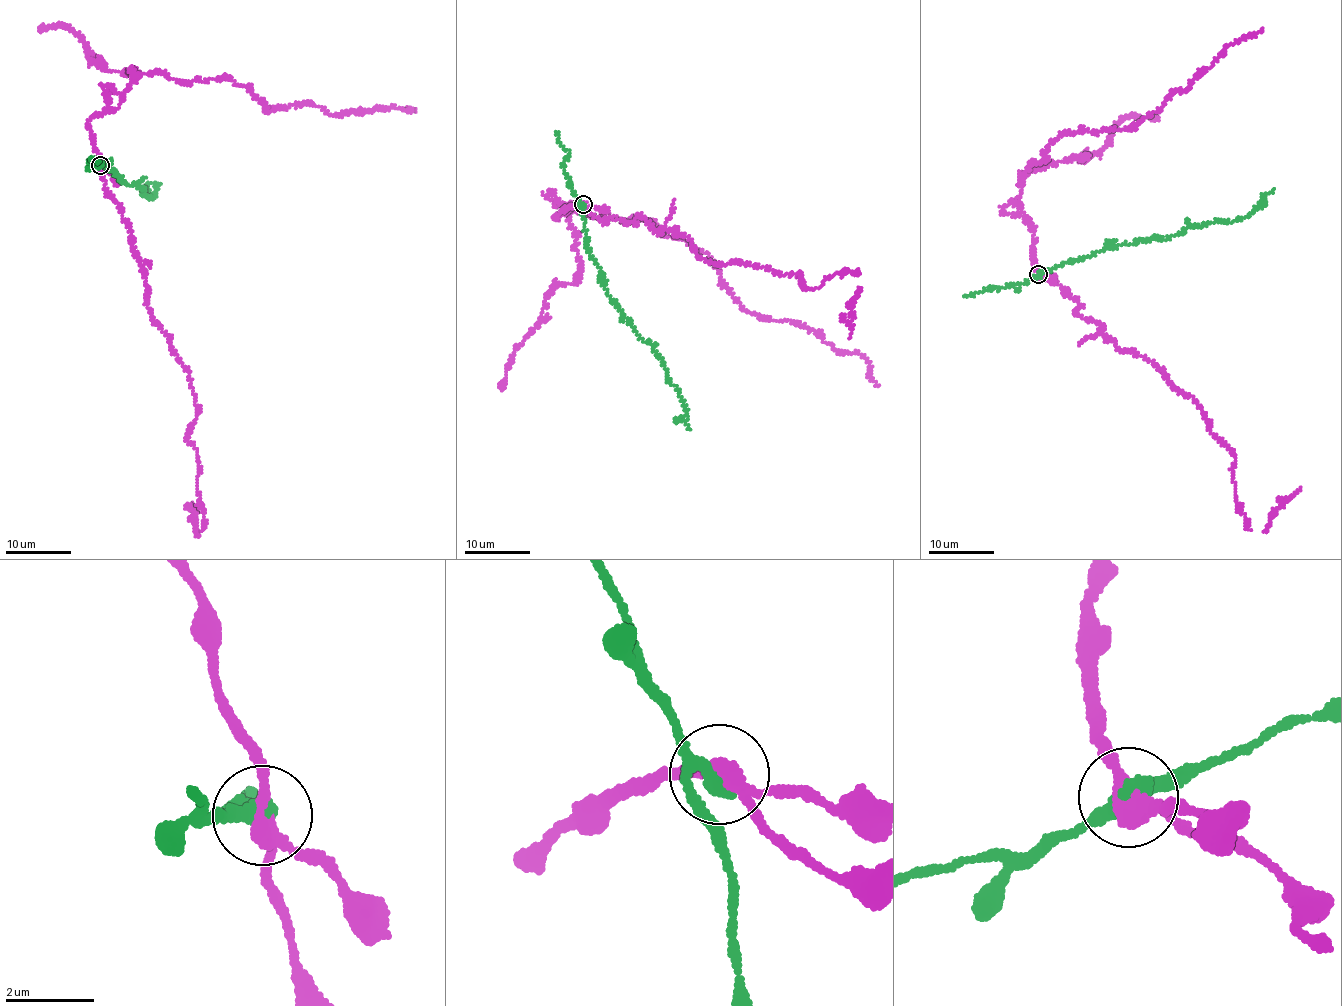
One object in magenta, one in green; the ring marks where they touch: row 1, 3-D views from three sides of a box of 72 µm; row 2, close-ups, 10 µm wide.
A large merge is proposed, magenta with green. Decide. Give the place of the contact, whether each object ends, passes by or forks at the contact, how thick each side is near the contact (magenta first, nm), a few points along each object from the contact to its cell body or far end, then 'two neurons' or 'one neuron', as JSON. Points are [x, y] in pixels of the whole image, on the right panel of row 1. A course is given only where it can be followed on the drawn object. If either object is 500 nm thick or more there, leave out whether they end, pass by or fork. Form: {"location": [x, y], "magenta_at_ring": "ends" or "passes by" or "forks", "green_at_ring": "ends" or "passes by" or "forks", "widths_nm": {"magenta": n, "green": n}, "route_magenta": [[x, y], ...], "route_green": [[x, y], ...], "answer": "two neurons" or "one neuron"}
{"location": [1038, 274], "magenta_at_ring": "forks", "green_at_ring": "passes by", "widths_nm": {"magenta": 280, "green": 360}, "route_magenta": [[1039, 275], [1023, 174], [1060, 135], [1133, 128], [1229, 44], [1264, 27]], "route_green": [[1039, 275], [1104, 248], [1138, 240], [1167, 238], [1189, 227], [1241, 220], [1262, 202], [1263, 196], [1265, 207]], "answer": "two neurons"}

